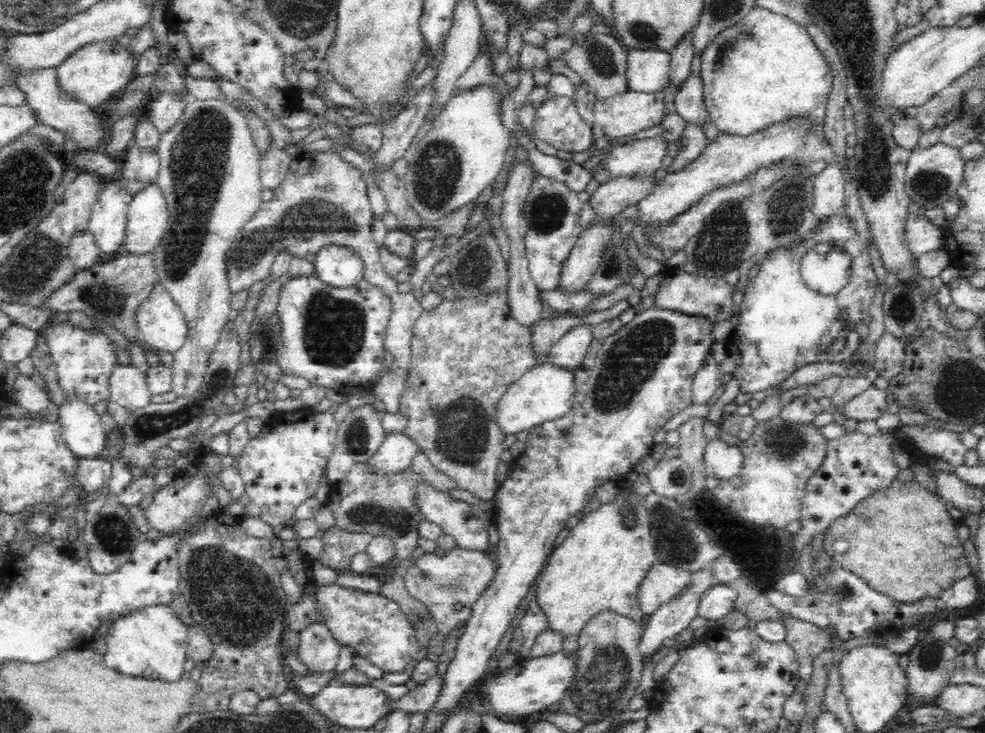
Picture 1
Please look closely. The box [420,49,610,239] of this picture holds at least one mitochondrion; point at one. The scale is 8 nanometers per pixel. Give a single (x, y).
(548, 211)

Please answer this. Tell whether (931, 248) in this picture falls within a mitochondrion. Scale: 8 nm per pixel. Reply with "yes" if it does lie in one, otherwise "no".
no

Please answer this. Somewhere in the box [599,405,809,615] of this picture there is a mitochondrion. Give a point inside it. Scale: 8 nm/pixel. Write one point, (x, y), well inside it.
(670, 545)

